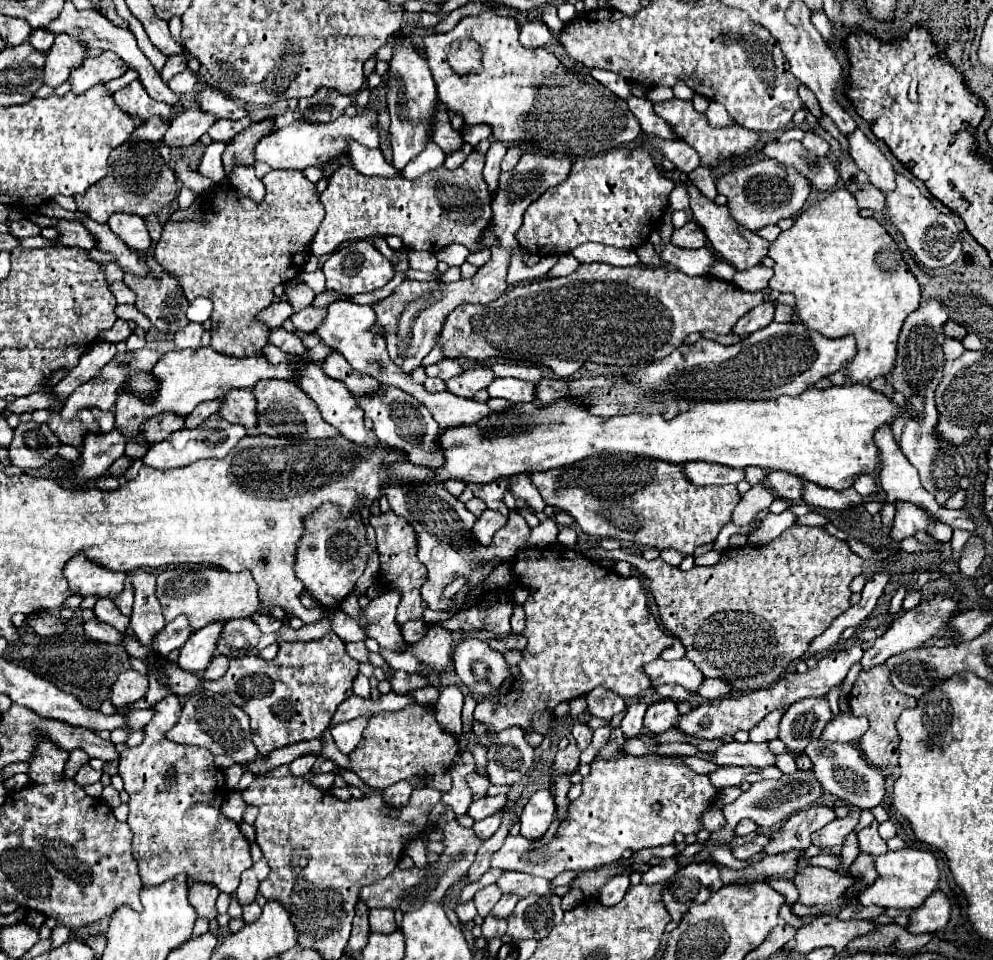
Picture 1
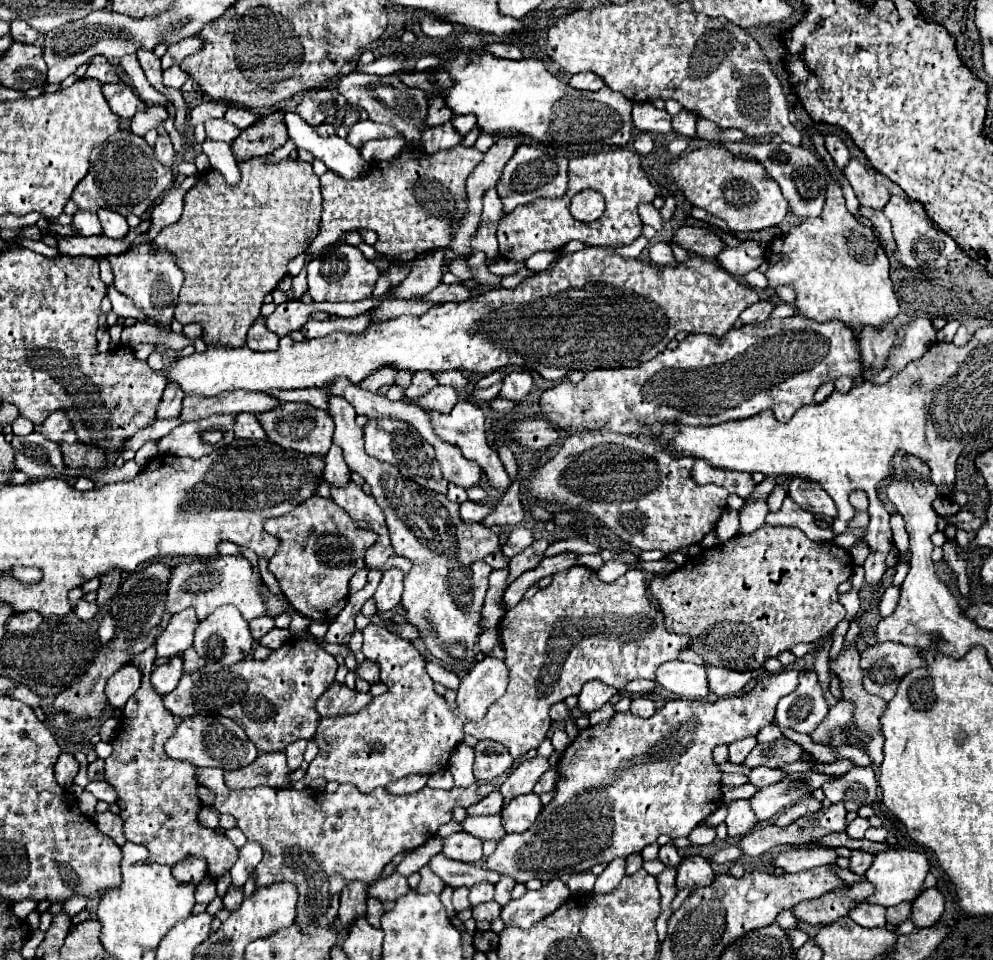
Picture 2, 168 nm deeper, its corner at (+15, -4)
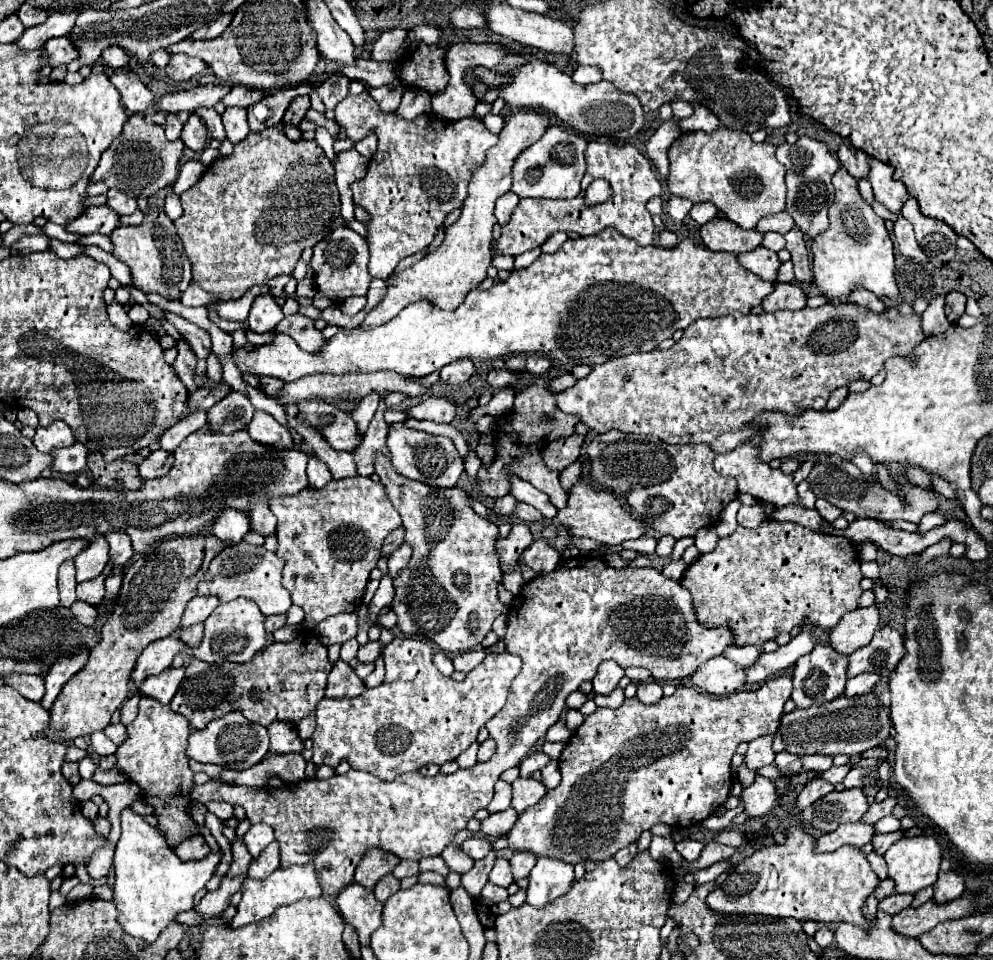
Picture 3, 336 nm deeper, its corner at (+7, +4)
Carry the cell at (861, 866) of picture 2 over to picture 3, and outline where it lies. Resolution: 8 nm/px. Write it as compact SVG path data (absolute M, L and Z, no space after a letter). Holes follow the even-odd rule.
M896 830L896 832L888 832L888 834L876 834L874 840L872 840L874 852L880 854L880 856L886 854L886 850L888 850L894 842L898 842L902 836L904 836L904 830Z

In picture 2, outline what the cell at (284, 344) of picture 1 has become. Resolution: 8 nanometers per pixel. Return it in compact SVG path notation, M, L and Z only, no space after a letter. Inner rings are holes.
M264 318L256 320L256 324L252 324L252 328L248 330L248 340L246 344L252 348L252 350L260 350L260 352L266 352L266 350L276 350L278 348L278 336L274 332L268 332L268 328L264 326Z

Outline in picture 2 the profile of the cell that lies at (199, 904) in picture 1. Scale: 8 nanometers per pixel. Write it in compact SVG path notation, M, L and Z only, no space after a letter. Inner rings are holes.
M190 856L190 858L182 860L180 864L176 864L172 868L172 876L180 884L194 884L194 886L198 886L206 878L206 860Z

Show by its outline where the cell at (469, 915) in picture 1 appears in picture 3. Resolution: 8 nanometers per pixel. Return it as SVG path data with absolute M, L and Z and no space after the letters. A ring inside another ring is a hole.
M492 848L492 852L490 852L486 858L474 862L472 870L468 870L466 874L462 874L462 886L466 888L466 892L468 892L470 896L480 896L480 890L482 890L484 884L488 882L488 872L492 870L494 860L496 860L496 852L494 852L494 848Z

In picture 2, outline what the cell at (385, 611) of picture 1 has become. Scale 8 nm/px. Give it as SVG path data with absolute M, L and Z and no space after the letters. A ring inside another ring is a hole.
M388 570L382 576L382 582L374 594L376 600L376 608L378 612L386 612L392 610L394 606L400 604L400 596L402 596L402 578L404 574L400 570Z

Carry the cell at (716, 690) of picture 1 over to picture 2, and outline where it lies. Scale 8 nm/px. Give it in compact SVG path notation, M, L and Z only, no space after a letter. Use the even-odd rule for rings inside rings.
M708 668L708 688L714 696L736 696L750 678L760 676L764 670L754 672L736 672L730 668Z

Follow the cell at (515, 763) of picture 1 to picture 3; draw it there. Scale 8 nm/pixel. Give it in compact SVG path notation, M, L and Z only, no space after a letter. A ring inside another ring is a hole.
M484 740L482 744L480 744L480 748L478 748L478 762L486 762L492 754L494 754L494 750L496 750L496 742L494 740Z

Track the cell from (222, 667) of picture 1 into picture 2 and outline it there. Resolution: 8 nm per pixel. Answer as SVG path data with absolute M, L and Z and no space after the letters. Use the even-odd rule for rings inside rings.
M192 646L182 652L182 658L184 658L184 672L186 672L186 674L188 674L188 672L196 672L196 670L200 670L200 668L206 666L206 660L200 658Z

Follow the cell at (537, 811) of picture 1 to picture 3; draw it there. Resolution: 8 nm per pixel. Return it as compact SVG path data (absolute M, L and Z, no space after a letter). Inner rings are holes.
M518 778L512 782L512 808L522 814L526 808L534 806L544 794L546 788L542 782L534 780L534 778Z

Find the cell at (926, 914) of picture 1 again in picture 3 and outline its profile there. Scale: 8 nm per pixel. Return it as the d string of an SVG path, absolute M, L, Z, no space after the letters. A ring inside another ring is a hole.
M948 870L948 872L940 872L938 874L938 882L934 884L934 902L942 904L942 902L950 902L960 898L964 892L964 880L960 874Z

